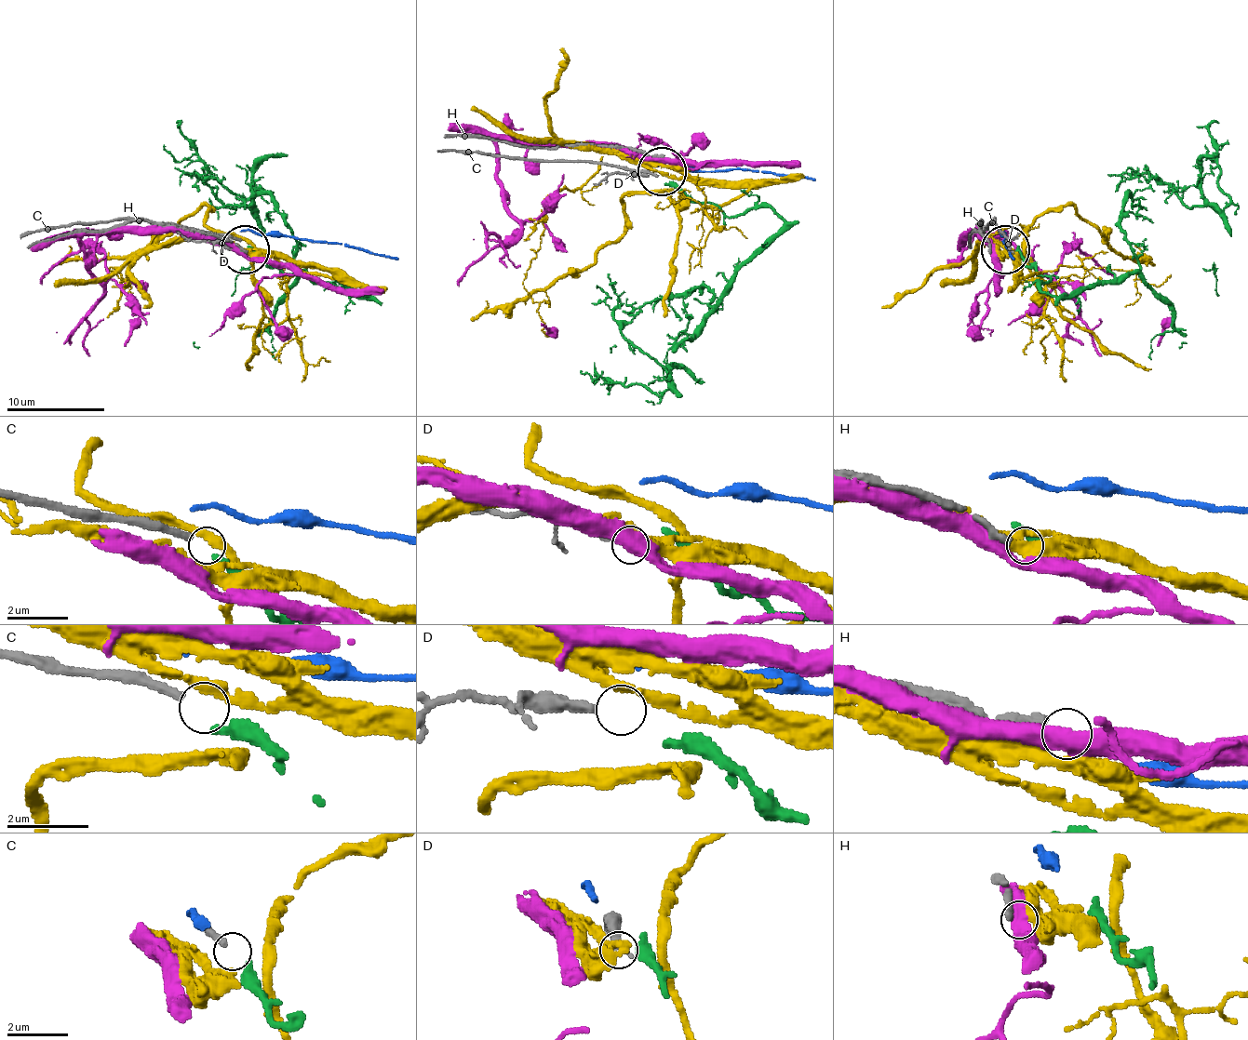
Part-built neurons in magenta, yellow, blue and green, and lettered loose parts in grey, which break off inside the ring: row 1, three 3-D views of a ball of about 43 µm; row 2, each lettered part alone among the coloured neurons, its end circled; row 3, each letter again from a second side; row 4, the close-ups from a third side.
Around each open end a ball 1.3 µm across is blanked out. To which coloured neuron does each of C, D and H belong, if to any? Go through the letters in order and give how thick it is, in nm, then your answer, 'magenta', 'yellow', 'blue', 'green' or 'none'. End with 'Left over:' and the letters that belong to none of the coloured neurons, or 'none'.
C: 200 nm | none
D: 240 nm | none
H: 220 nm | none
Left over: C, D, H

